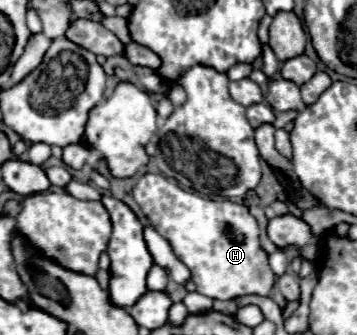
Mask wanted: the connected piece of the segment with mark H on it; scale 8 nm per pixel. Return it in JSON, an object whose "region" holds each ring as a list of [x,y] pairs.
{"region":[[[145,174],[135,184],[133,196],[149,224],[171,242],[175,256],[191,270],[197,292],[215,300],[233,300],[245,294],[269,294],[275,274],[259,244],[257,220],[249,214],[247,206],[231,200],[215,202],[201,198],[195,191],[181,190],[163,174]]]}

